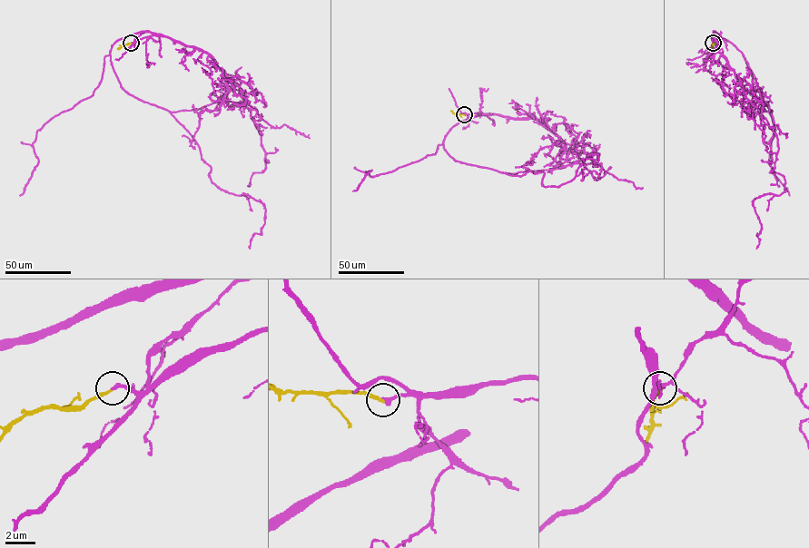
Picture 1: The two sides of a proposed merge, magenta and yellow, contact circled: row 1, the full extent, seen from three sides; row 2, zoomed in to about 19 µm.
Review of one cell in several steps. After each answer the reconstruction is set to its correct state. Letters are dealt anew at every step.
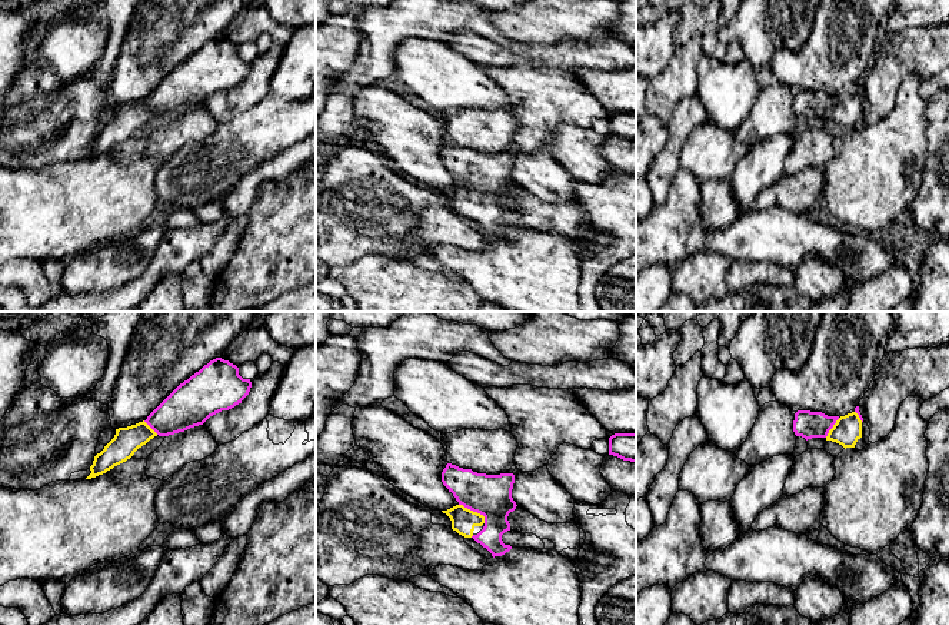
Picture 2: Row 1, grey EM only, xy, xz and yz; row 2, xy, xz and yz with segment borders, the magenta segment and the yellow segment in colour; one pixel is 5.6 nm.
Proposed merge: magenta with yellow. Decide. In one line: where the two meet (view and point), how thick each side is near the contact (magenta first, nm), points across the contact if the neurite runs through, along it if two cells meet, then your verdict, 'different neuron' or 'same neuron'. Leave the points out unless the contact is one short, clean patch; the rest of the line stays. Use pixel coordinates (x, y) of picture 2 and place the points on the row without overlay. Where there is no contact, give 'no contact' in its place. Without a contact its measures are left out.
contact xz (475, 190); calibres 240 and 140 nm; way xz (490, 175), (475, 190), (463, 200); same neuron

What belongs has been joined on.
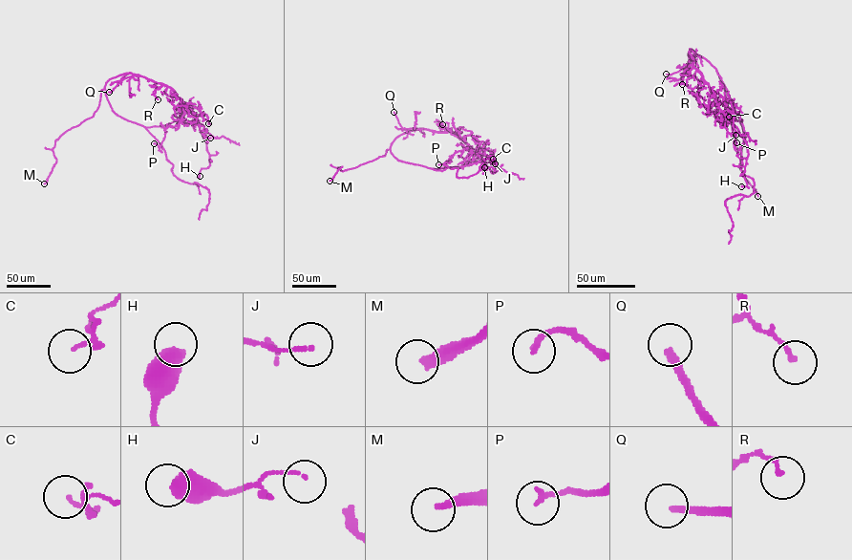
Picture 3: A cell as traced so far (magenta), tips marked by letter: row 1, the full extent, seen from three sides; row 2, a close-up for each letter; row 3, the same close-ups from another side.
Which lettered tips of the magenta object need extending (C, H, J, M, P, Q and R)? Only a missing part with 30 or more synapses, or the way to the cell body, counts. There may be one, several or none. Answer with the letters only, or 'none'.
M, Q

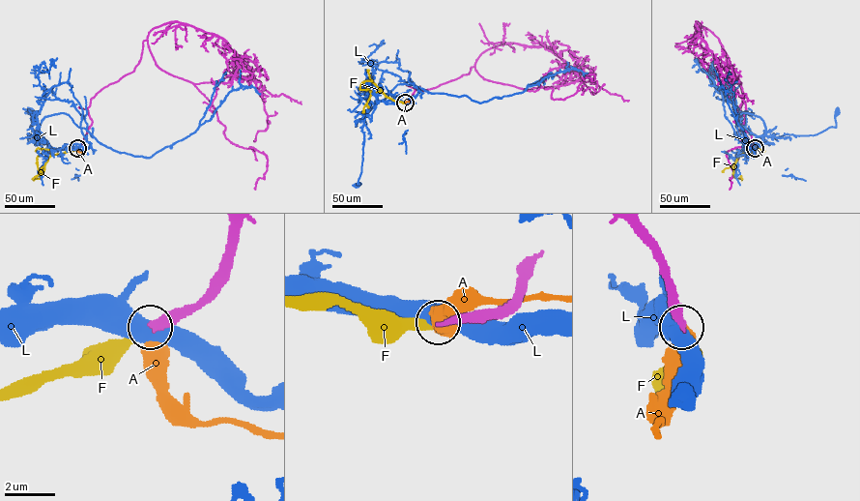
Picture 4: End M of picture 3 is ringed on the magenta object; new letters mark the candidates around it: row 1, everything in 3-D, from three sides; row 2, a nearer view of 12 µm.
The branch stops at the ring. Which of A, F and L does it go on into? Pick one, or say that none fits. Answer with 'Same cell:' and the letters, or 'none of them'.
Same cell: F

